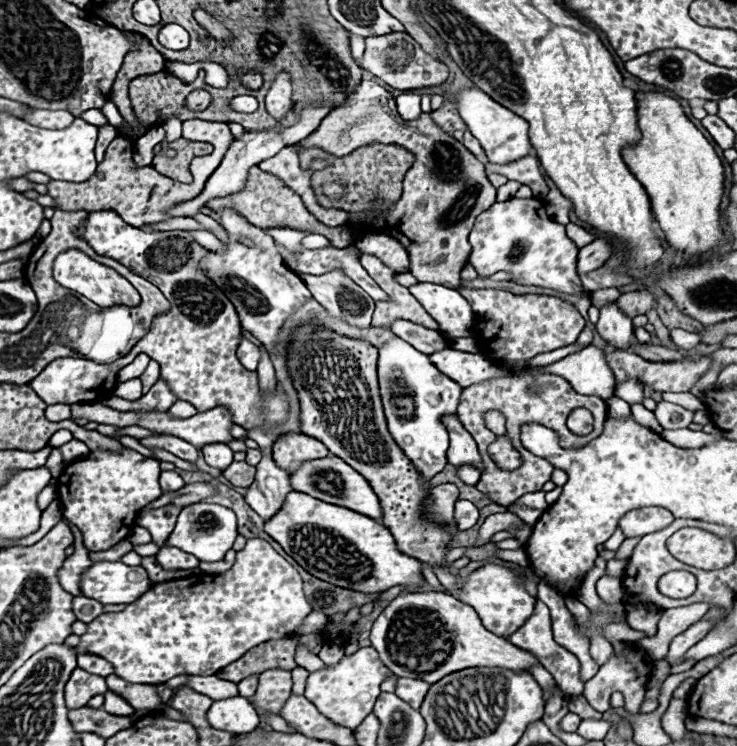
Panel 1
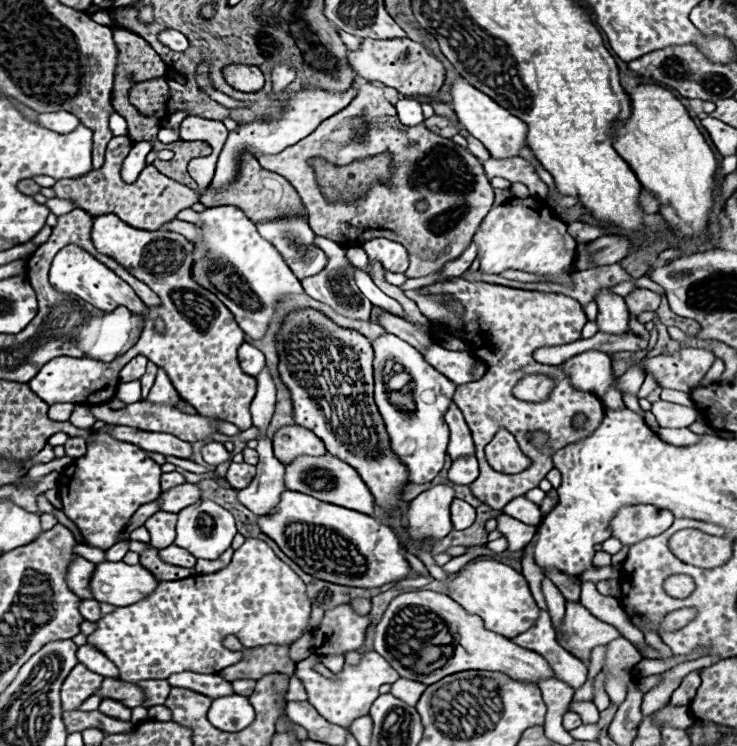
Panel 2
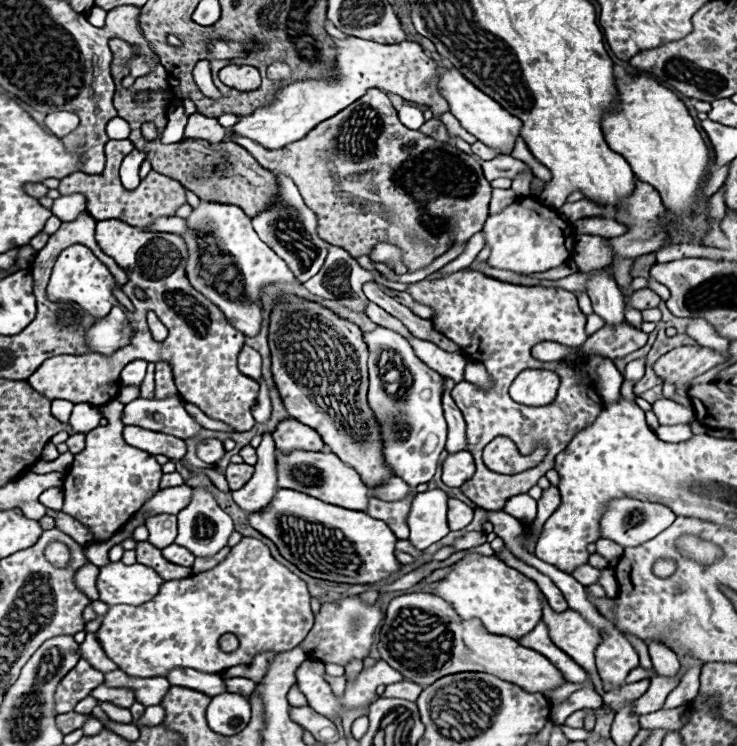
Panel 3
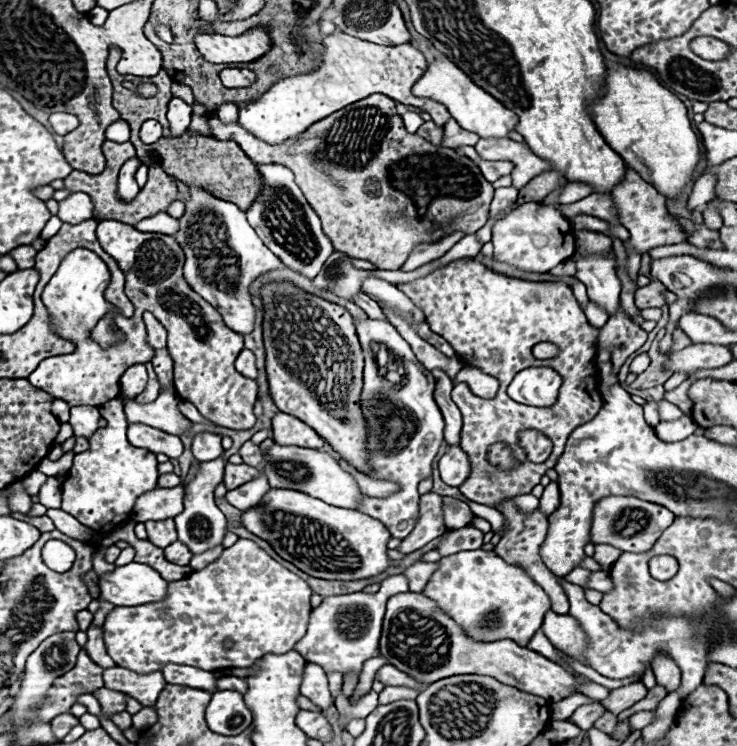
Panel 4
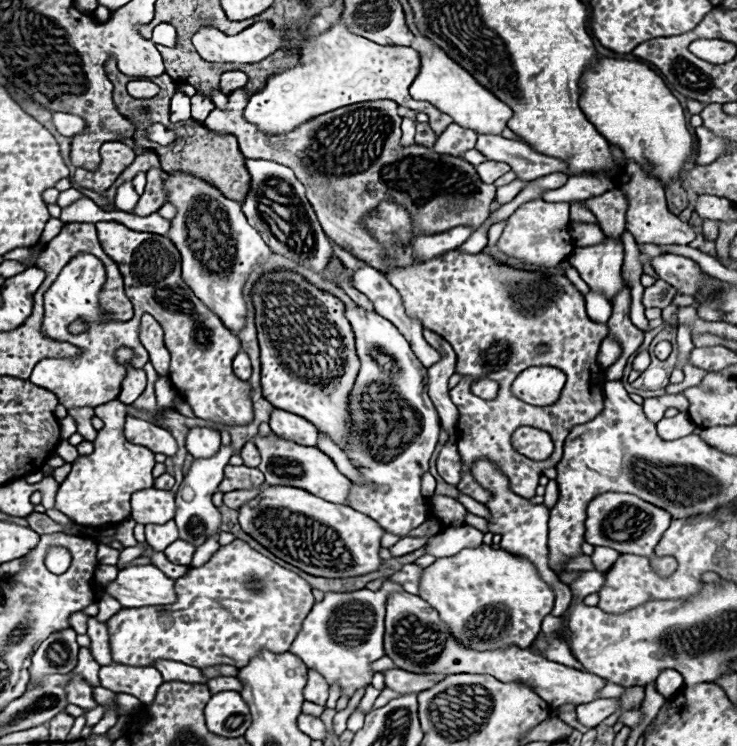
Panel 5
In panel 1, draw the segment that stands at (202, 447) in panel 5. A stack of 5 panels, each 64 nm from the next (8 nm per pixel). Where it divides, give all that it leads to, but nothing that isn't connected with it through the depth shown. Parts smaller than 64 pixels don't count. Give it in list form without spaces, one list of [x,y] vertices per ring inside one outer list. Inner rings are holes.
[[[206,444],[202,448],[202,454],[204,460],[218,470],[226,470],[226,466],[234,462],[234,452],[230,450],[228,444]]]

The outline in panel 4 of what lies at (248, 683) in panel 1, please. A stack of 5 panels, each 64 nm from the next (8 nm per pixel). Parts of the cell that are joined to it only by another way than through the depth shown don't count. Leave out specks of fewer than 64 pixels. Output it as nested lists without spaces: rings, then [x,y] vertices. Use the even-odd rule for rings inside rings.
[[[222,676],[216,682],[218,690],[240,690],[240,694],[246,694],[248,682],[246,678],[236,678],[236,676]]]

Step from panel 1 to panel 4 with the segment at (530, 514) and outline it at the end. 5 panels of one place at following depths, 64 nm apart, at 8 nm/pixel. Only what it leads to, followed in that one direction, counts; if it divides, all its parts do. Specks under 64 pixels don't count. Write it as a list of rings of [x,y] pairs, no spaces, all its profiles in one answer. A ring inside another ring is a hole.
[[[524,494],[524,496],[516,496],[514,498],[514,506],[518,508],[518,512],[522,514],[532,514],[538,508],[538,498],[532,494]]]

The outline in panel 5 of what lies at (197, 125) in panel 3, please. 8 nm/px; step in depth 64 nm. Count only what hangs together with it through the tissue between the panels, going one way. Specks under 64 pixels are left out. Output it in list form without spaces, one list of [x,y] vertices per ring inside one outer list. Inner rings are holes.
[[[245,88],[234,90],[228,95],[228,106],[223,111],[214,108],[208,98],[194,94],[192,118],[220,134],[234,134],[246,158],[270,160],[292,168],[296,178],[304,184],[306,196],[310,198],[324,232],[340,248],[350,250],[372,268],[380,272],[392,268],[386,262],[384,246],[364,226],[364,218],[376,212],[384,200],[392,200],[410,212],[414,236],[442,234],[456,226],[480,228],[488,218],[496,186],[484,184],[478,178],[476,168],[464,158],[440,156],[432,148],[420,144],[402,146],[402,118],[396,114],[396,102],[360,102],[312,118],[288,134],[268,136],[242,118],[242,110],[253,94]]]

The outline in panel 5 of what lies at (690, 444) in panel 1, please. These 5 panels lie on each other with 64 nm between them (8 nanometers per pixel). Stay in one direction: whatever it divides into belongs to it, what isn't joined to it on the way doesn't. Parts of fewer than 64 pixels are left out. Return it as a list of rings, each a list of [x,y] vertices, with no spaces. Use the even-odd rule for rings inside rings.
[[[680,412],[674,418],[662,418],[656,424],[656,428],[658,428],[658,436],[660,438],[664,438],[664,440],[678,440],[678,438],[684,438],[684,436],[692,434],[696,426],[690,422],[688,414]]]

